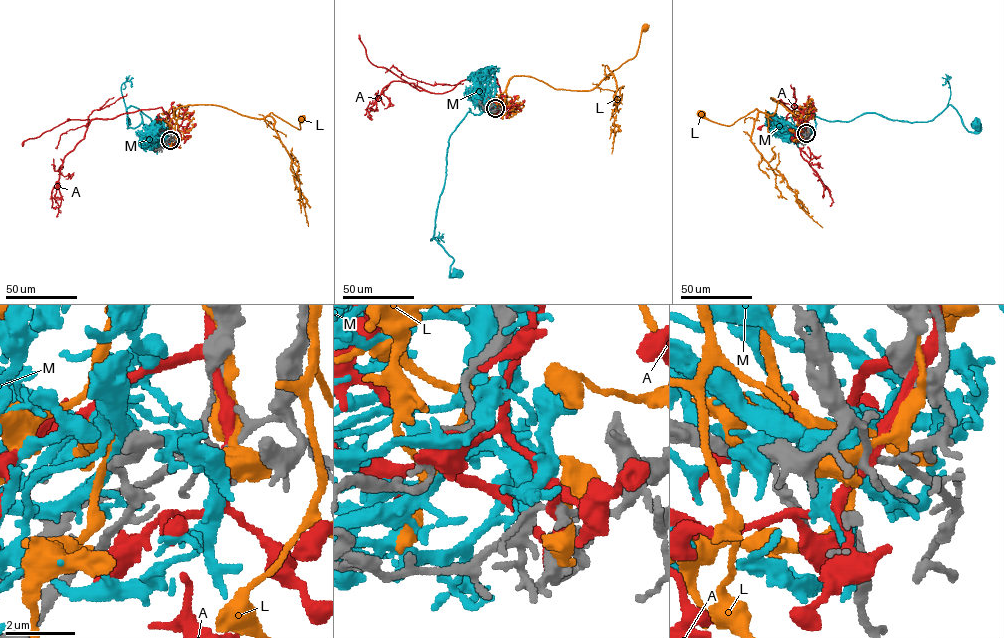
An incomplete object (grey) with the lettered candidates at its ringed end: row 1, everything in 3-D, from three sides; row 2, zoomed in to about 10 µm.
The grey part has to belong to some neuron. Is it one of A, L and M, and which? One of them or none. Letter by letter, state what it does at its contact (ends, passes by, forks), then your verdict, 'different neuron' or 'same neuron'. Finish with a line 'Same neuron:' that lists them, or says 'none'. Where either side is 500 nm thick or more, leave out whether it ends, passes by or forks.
A: it passes by; different neuron
L: it passes by; different neuron
M: it passes by; same neuron
Same neuron: M

